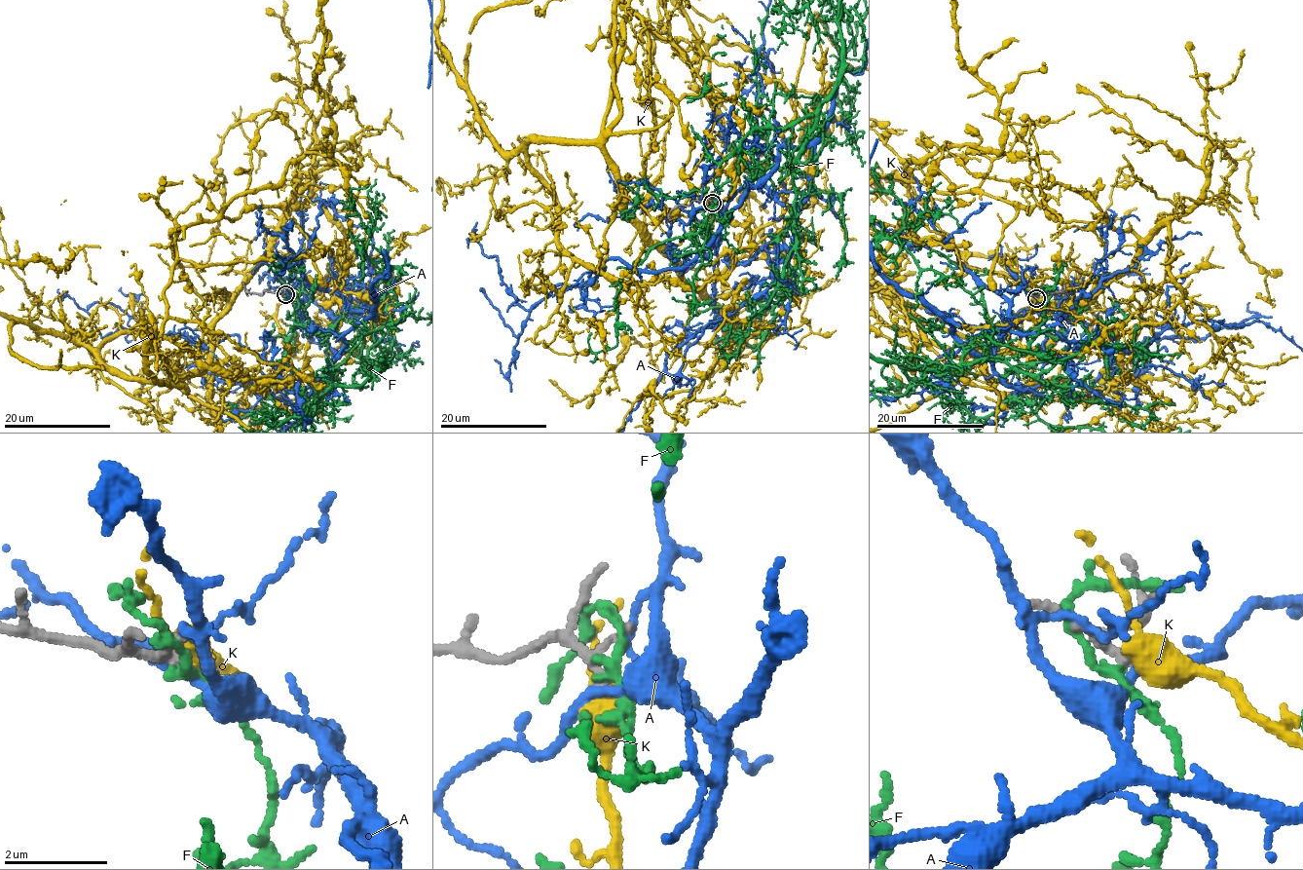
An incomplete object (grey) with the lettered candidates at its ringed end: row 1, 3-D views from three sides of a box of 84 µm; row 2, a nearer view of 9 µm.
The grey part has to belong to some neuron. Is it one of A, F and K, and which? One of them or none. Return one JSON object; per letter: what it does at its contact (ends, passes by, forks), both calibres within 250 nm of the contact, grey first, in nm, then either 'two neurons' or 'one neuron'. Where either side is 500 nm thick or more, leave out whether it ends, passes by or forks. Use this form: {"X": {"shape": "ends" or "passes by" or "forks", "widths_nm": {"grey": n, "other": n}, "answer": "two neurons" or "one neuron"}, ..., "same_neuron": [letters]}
{"A": {"shape": "passes by", "widths_nm": {"grey": 140, "other": 180}, "answer": "two neurons"}, "F": {"shape": "passes by", "widths_nm": {"grey": 120, "other": 170}, "answer": "two neurons"}, "K": {"shape": "passes by", "widths_nm": {"grey": 150, "other": 460}, "answer": "two neurons"}, "same_neuron": []}

